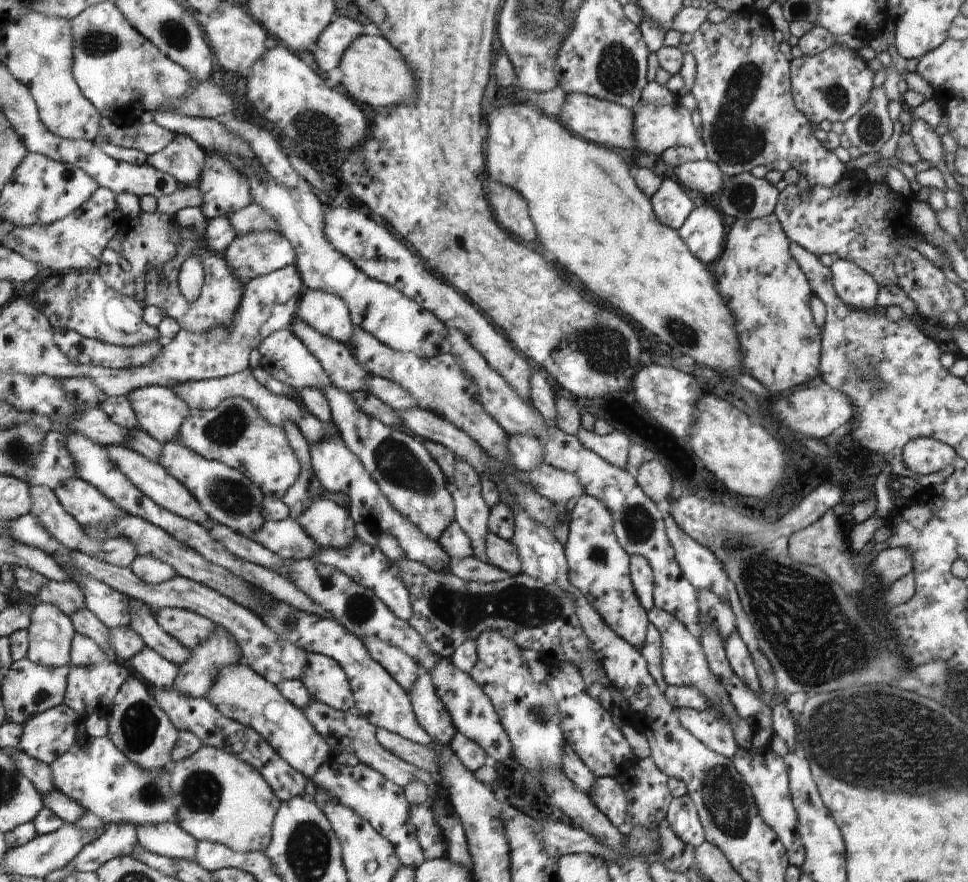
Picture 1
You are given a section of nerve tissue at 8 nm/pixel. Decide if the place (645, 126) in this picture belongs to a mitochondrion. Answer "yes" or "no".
no

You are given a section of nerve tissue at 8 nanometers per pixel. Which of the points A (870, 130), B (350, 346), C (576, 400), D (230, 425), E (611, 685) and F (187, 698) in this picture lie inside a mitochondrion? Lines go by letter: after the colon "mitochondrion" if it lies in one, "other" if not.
A: mitochondrion
B: other
C: other
D: mitochondrion
E: other
F: other

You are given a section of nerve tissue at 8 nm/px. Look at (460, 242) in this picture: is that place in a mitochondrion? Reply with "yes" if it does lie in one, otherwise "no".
no

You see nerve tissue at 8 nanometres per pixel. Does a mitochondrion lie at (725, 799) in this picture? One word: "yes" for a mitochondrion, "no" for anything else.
yes

